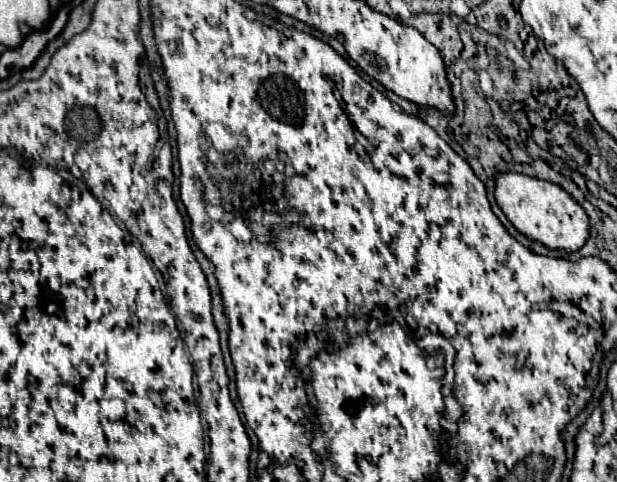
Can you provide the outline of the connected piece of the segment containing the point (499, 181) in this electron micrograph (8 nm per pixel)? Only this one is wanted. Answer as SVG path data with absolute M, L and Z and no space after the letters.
M495 173L495 201L513 227L527 239L533 239L549 249L563 249L565 253L579 251L591 233L589 215L585 209L559 185L527 177L523 173Z

